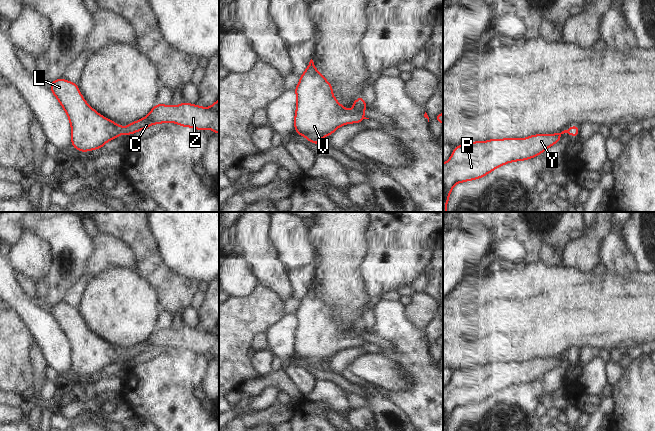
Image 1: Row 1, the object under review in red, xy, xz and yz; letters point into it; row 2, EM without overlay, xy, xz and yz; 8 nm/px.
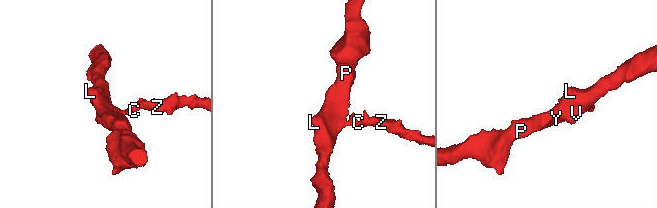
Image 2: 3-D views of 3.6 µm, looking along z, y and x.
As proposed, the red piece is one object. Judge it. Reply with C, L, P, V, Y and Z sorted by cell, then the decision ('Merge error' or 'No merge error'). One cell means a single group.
Groups: C L P V Y Z. No merge error

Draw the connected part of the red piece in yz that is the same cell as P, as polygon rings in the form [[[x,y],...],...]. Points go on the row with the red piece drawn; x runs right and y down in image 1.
[[[574,125],[551,135],[537,134],[524,139],[491,139],[454,147],[450,159],[443,164],[443,212],[446,212],[450,191],[455,184],[479,179],[512,161],[531,159],[560,142],[564,133],[578,137],[579,126]]]

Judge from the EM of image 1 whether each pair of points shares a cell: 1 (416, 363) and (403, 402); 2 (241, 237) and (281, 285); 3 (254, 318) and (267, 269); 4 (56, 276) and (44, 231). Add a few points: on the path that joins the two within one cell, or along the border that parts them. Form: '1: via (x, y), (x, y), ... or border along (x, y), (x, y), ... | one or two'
1: via (416, 373), (416, 389), (413, 392) | one
2: via (253, 249), (262, 258), (265, 266), (271, 273) | one
3: border along (258, 282), (269, 287), (281, 299) | two
4: via (71, 273), (75, 259), (72, 251), (60, 239) | one

